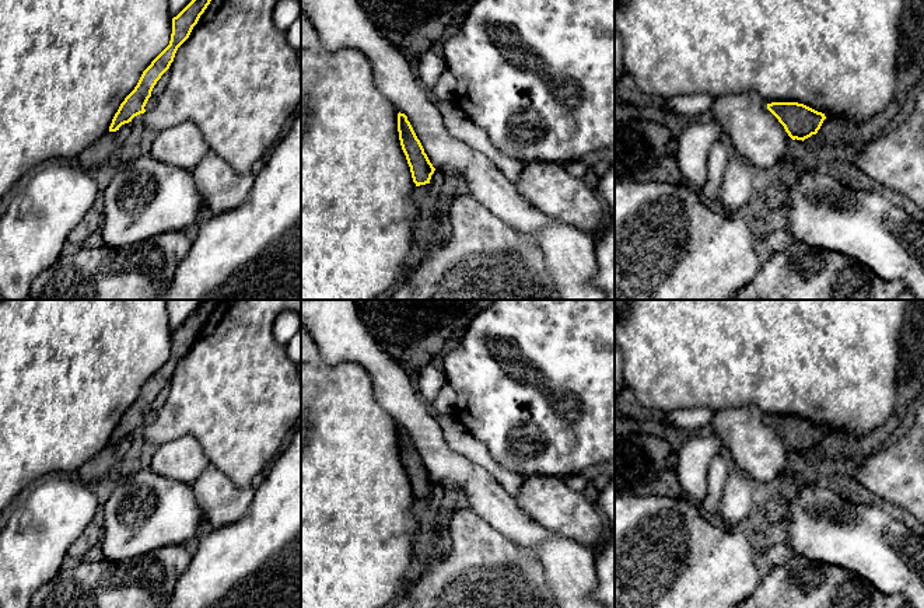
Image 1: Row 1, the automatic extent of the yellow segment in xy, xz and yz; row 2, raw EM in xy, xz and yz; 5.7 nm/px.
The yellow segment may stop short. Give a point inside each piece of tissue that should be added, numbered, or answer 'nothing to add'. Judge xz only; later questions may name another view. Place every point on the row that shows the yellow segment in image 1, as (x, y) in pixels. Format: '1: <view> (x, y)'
nothing to add

